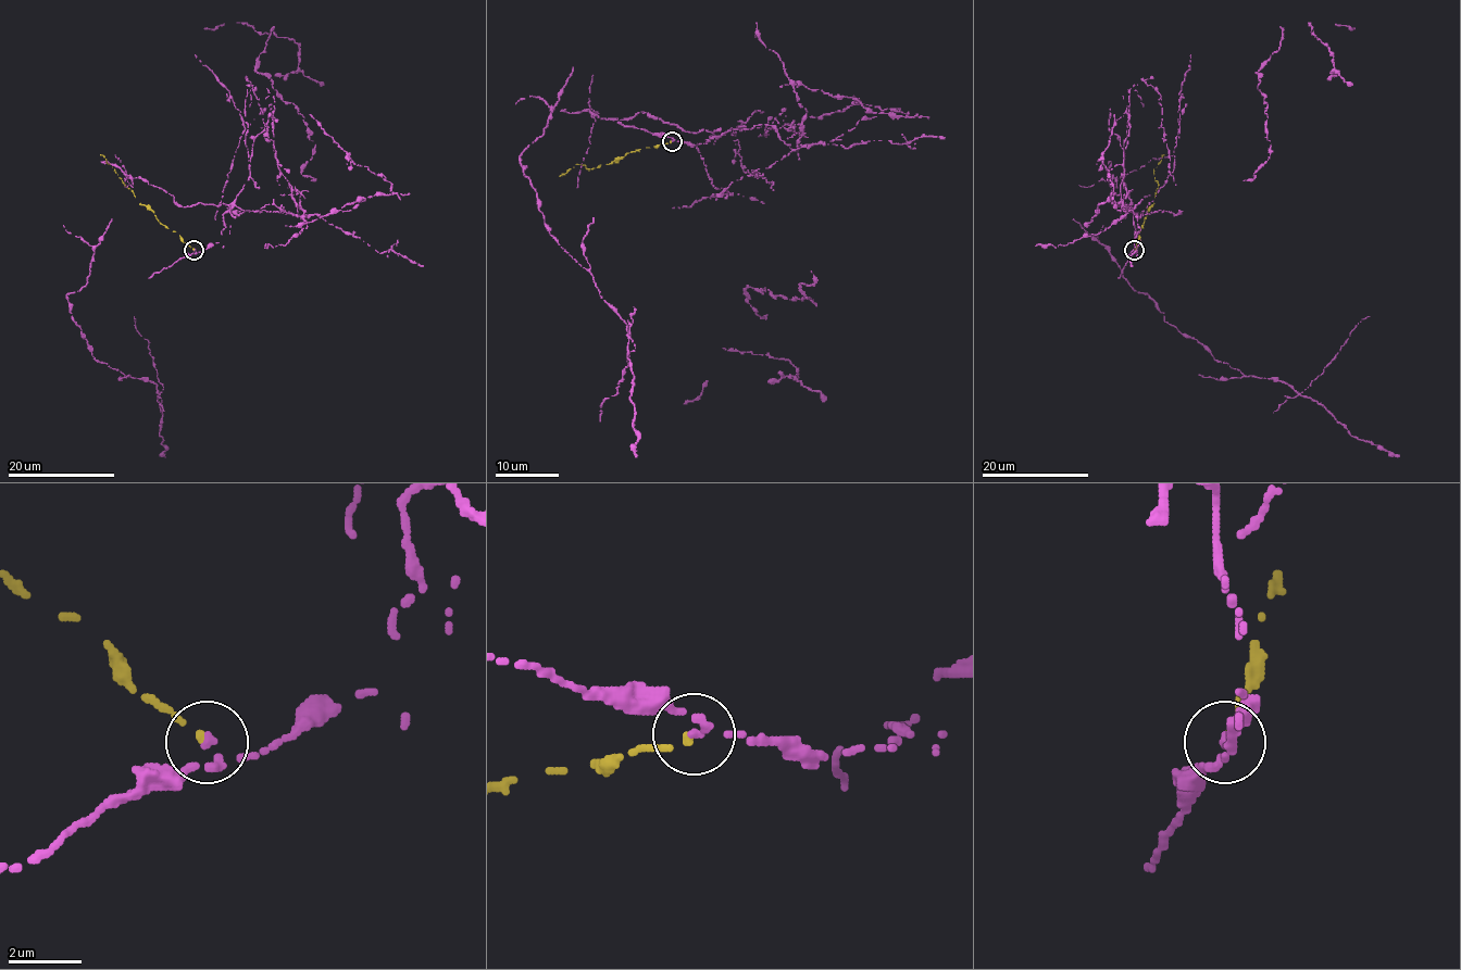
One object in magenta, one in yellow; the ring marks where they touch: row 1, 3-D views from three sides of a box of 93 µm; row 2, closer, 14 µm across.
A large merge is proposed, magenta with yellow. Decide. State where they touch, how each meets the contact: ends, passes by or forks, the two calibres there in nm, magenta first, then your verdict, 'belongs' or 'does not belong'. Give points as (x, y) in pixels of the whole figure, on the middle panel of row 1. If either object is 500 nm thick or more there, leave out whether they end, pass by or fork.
(672, 141) | magenta passes by | yellow ends | 170/180 nm | does not belong

